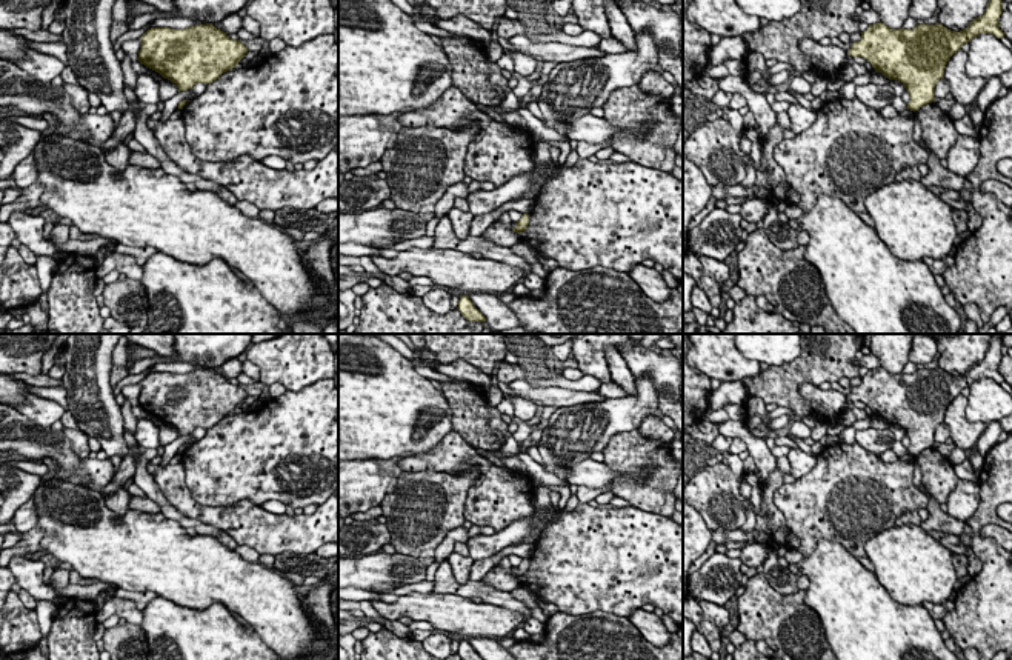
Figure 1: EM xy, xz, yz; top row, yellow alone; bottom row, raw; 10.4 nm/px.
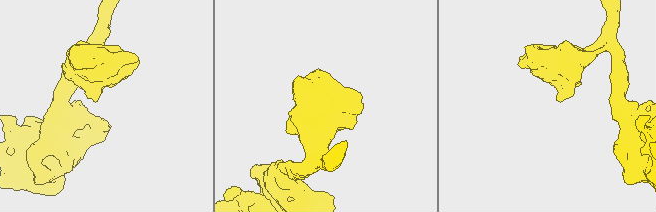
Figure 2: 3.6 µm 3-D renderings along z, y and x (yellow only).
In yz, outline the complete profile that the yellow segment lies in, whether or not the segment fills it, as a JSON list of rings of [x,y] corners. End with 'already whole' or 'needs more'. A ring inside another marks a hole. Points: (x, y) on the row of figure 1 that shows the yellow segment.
[[[989,0],[984,14],[960,32],[941,23],[890,29],[880,22],[869,25],[861,38],[851,43],[847,54],[863,57],[875,72],[901,82],[910,95],[907,109],[915,112],[935,102],[935,85],[944,78],[947,62],[964,43],[978,34],[1004,37],[998,26],[1000,15],[1001,0]]] | already whole

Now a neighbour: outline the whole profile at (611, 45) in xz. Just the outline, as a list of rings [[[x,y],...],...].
[[[612,35],[609,38],[601,38],[597,48],[604,51],[608,55],[628,52],[626,46]]]

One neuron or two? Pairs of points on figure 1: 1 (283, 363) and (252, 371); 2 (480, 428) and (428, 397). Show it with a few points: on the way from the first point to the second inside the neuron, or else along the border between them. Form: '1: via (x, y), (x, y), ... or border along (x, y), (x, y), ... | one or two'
1: border along (248, 359), (259, 368), (260, 380) | two
2: border along (436, 383), (449, 406), (452, 430) | two

